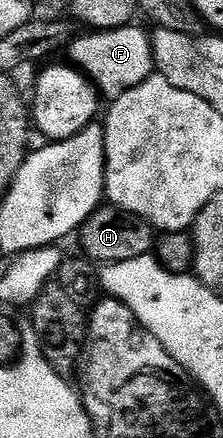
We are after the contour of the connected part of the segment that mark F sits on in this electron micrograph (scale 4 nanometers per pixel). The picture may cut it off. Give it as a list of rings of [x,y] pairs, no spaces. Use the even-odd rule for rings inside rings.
[[[129,24],[117,30],[81,33],[72,39],[70,49],[71,65],[79,70],[101,95],[104,93],[105,99],[108,100],[125,94],[130,88],[142,84],[154,74],[152,41],[136,24]]]

